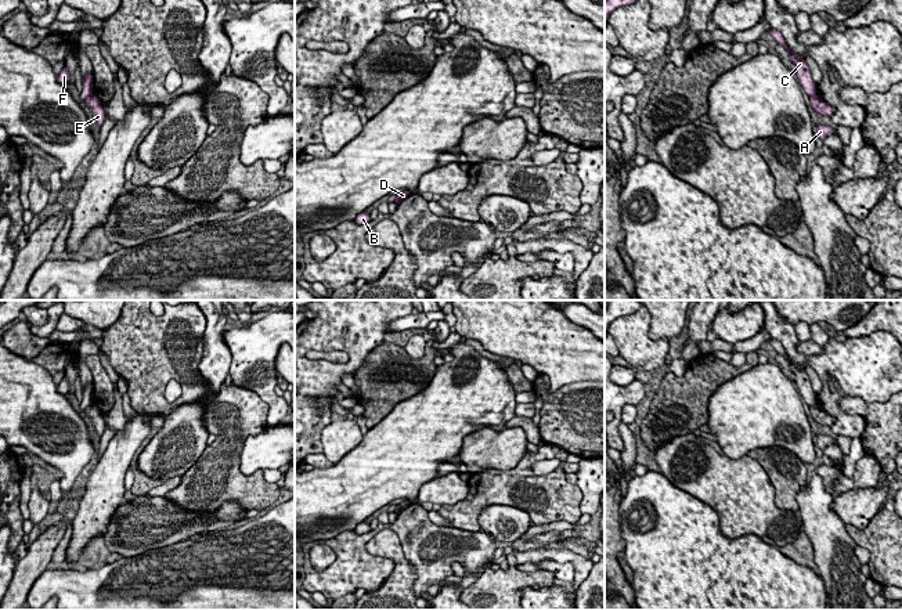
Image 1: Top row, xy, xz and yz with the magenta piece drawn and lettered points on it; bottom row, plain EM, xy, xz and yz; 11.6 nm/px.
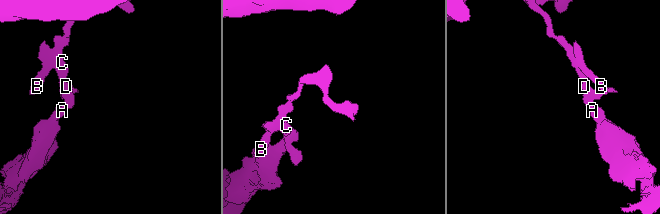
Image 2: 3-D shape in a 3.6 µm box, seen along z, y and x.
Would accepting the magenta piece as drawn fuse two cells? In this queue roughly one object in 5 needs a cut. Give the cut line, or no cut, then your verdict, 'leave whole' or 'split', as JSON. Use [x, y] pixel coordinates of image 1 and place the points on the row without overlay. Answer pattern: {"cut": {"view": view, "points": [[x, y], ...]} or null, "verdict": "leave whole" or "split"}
{"cut": {"view": "xy", "points": [[91, 403], [86, 408]]}, "verdict": "split"}

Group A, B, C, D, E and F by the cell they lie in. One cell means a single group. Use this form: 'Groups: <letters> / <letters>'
Groups: A D E / B C F

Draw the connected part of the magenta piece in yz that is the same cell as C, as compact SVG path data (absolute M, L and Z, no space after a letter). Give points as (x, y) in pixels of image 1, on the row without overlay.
M769 339L768 343L773 347L773 350L777 354L783 355L787 360L787 364L789 364L791 372L795 375L795 383L797 383L798 390L802 394L805 403L809 407L816 405L816 393L812 390L812 385L811 385L811 380L809 380L809 376L808 376L807 371L800 368L797 364L794 364L787 357L786 350L784 350L782 342L779 342L777 339Z

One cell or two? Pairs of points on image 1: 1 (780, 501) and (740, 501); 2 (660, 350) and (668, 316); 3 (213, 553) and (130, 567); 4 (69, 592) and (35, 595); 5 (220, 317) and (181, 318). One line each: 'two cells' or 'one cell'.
1: two cells
2: two cells
3: one cell
4: one cell
5: two cells

